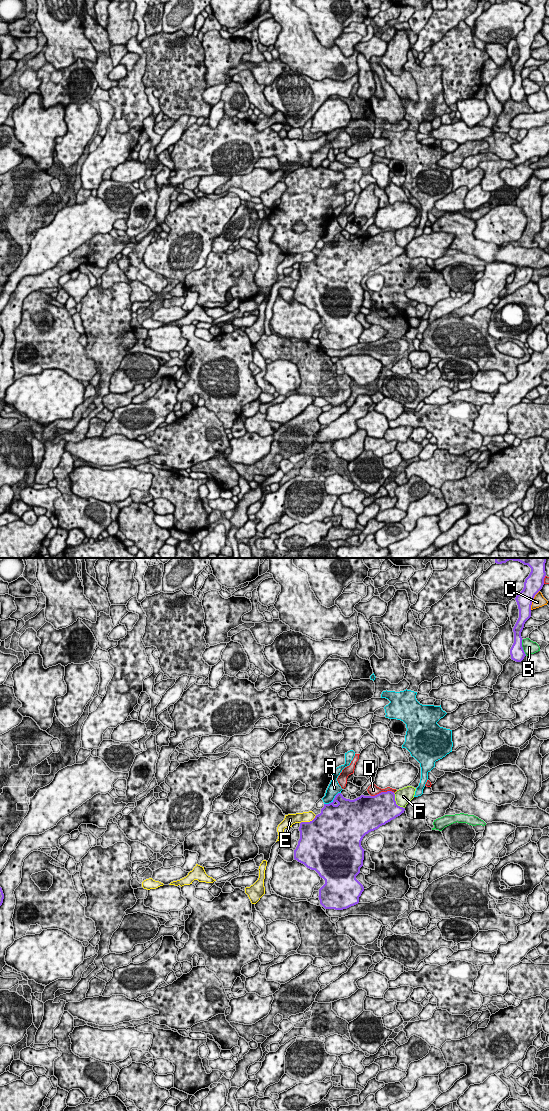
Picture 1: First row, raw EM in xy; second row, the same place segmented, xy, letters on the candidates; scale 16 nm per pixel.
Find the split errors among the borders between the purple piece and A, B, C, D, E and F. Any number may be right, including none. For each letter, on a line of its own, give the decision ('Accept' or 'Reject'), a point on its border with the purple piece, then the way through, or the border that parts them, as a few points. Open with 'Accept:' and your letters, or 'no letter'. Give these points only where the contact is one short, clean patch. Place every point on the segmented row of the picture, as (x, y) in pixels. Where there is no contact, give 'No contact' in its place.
Accept: no letter
A: Reject. Touches purple at xy (333, 800). Boundary: xy (340, 792), (330, 802), (324, 804)
B: Reject. Touches purple at xy (522, 647)
C: Reject. Touches purple at xy (533, 599)
D: Reject. Touches purple at xy (382, 792)
E: Reject. Touches purple at xy (308, 822)
F: Reject. Touches purple at xy (395, 802)

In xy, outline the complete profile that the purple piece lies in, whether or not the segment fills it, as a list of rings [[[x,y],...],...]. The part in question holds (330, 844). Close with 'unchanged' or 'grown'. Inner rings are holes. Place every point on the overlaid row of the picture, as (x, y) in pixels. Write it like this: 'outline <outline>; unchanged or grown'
outline [[[392,791],[381,792],[375,796],[361,795],[354,800],[346,799],[338,793],[331,803],[324,804],[321,813],[312,821],[300,823],[300,839],[294,850],[294,859],[315,870],[325,880],[318,896],[320,904],[325,909],[343,910],[359,903],[359,897],[364,891],[363,885],[356,879],[364,860],[365,850],[361,846],[361,841],[366,834],[400,816],[404,811],[405,808],[396,804],[395,794]]]; unchanged

